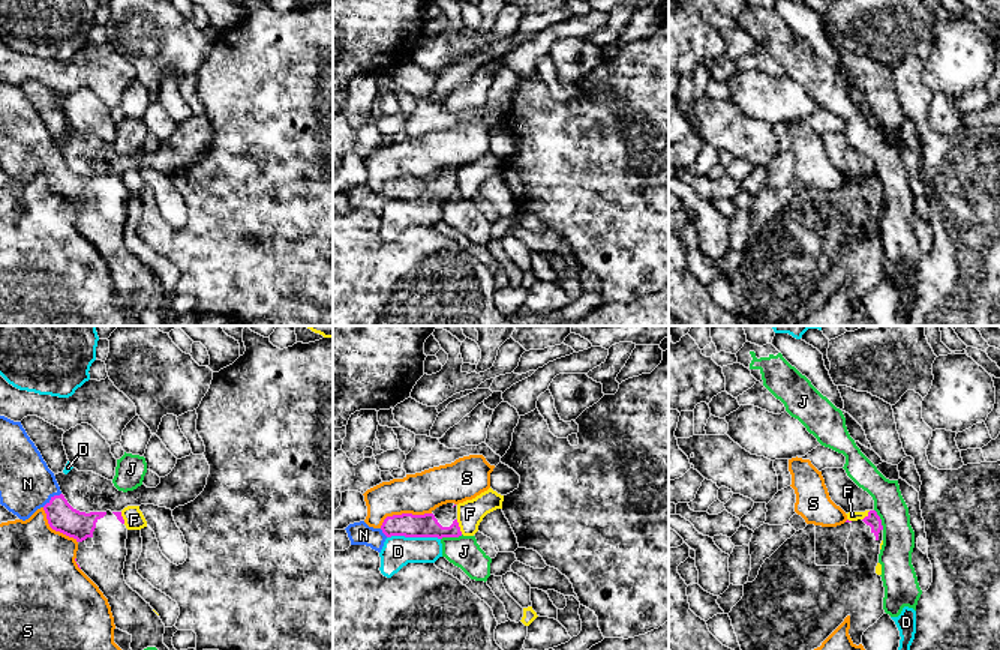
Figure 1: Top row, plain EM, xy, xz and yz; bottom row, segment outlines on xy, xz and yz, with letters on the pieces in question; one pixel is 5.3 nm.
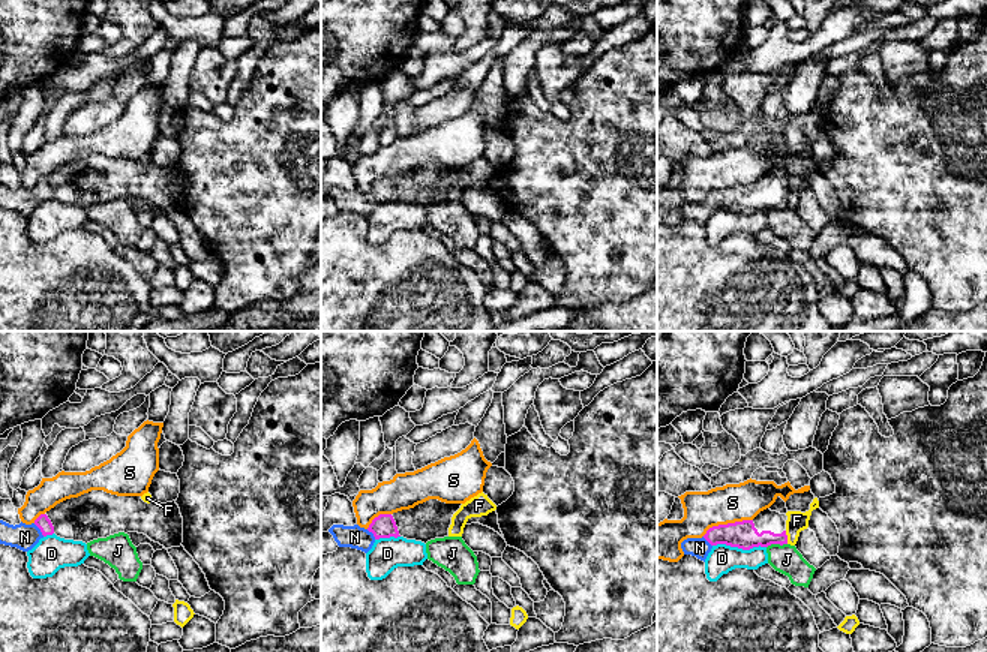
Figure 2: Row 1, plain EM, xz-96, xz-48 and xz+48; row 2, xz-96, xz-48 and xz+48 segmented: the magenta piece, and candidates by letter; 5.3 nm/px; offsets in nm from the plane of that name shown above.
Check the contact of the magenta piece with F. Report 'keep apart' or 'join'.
keep apart

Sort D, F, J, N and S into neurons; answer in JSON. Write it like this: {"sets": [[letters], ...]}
{"sets": [["D"], ["F"], ["J"], ["N"], ["S"]]}

